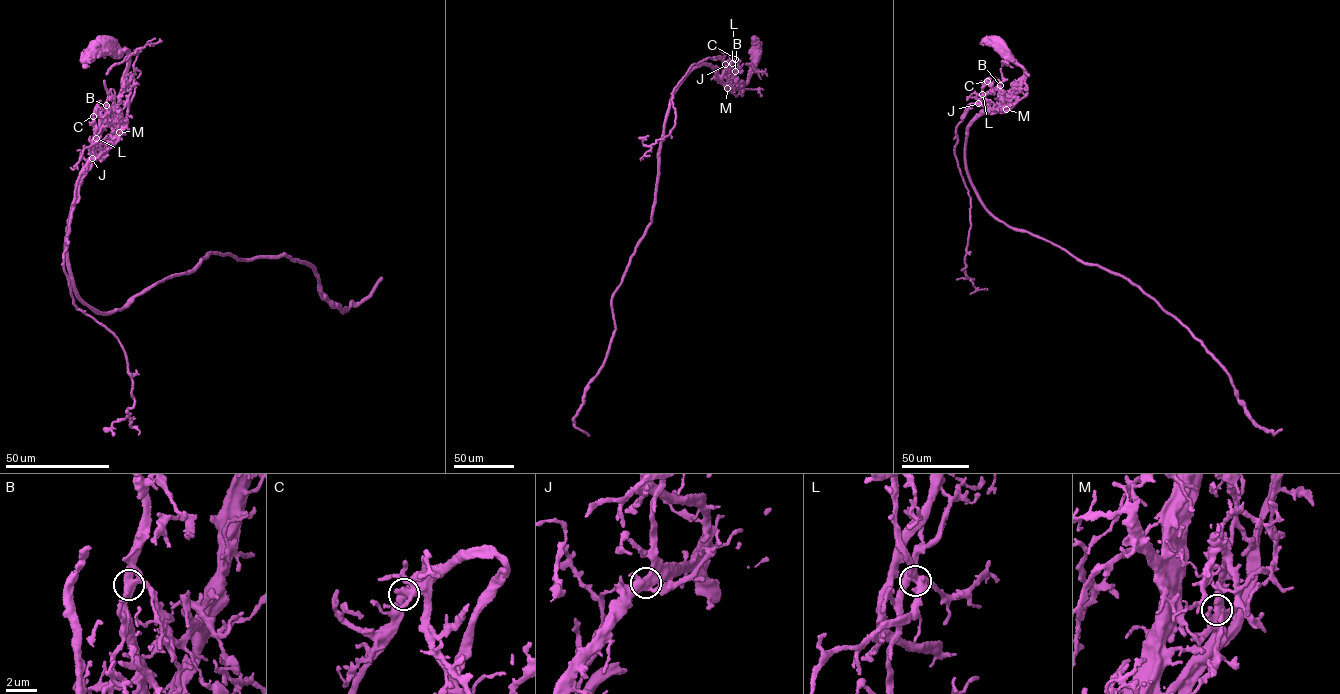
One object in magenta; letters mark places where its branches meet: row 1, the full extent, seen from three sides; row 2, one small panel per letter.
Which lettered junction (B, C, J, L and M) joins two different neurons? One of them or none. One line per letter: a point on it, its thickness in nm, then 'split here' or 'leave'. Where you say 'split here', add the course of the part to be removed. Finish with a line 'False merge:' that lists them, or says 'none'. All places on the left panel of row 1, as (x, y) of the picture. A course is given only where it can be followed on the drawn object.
B: at (106, 105); 480 nm thick; leave
C: at (93, 116); 480 nm thick; leave
J: at (92, 158); 440 nm thick; leave
L: at (96, 138); 420 nm thick; leave
M: at (119, 132); 400 nm thick; leave
False merge: none

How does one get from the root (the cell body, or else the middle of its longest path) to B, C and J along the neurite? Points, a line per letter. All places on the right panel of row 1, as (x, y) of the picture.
B: (998, 44), (1024, 70), (1023, 80), (1007, 95), (1000, 85)
C: (998, 44), (1023, 69), (1023, 80), (1009, 95), (1005, 105), (991, 113), (983, 97), (991, 93), (987, 81)
J: (998, 44), (1023, 69), (1023, 80), (1000, 109), (991, 113), (978, 103)

